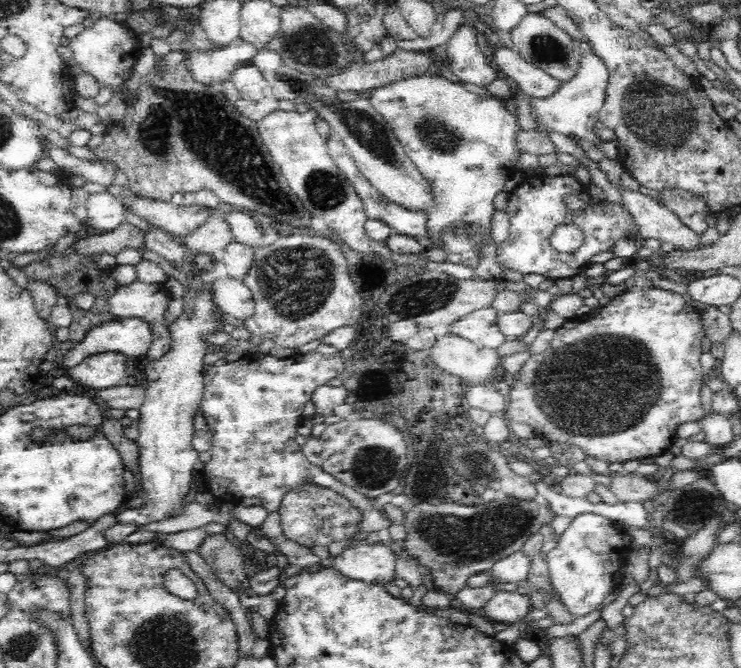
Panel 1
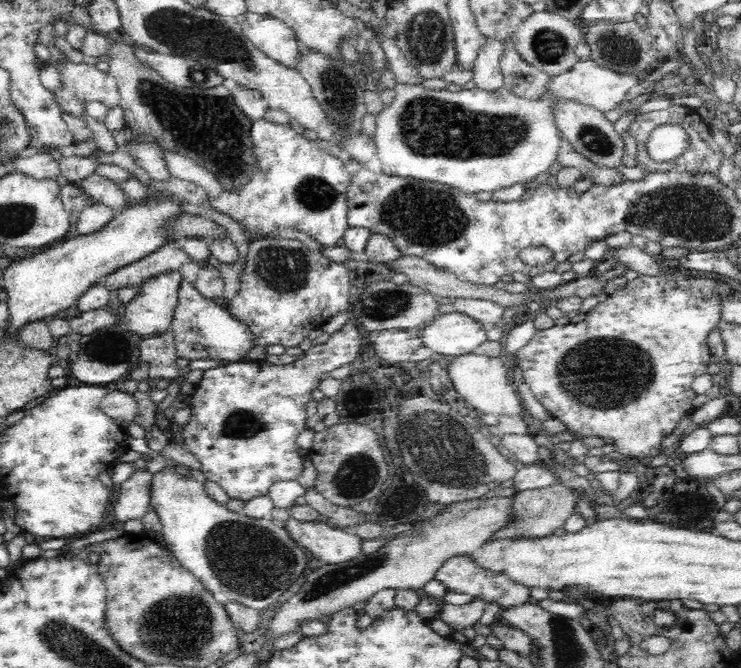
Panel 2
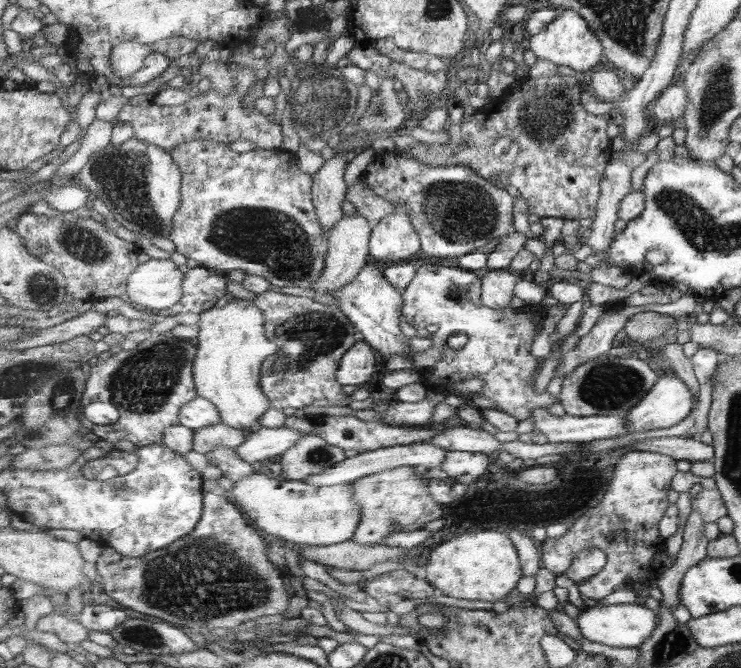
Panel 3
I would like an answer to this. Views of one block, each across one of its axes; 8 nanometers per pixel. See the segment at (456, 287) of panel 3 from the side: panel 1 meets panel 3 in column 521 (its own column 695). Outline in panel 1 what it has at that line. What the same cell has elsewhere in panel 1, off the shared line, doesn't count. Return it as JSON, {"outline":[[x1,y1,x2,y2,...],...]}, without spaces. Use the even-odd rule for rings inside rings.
{"outline":[[636,283,627,291,611,298,602,308,595,311,590,309,589,313,582,316,573,316,564,321,564,324,554,330,554,338,550,346,540,354,530,355,524,366,514,380,514,386,509,392,509,405,502,415,510,422,524,423,532,426,535,436,553,442,570,443,582,449,587,456,593,456,608,463,624,463,628,460,646,458,646,456,658,456,666,452,674,444,676,430,684,422,692,420,701,421,705,416,702,402,700,401,700,388,702,382,707,380,700,364,702,354,702,338,705,336,704,324,700,312,692,306,684,297,676,292,664,290,659,287,647,285,641,286]]}

